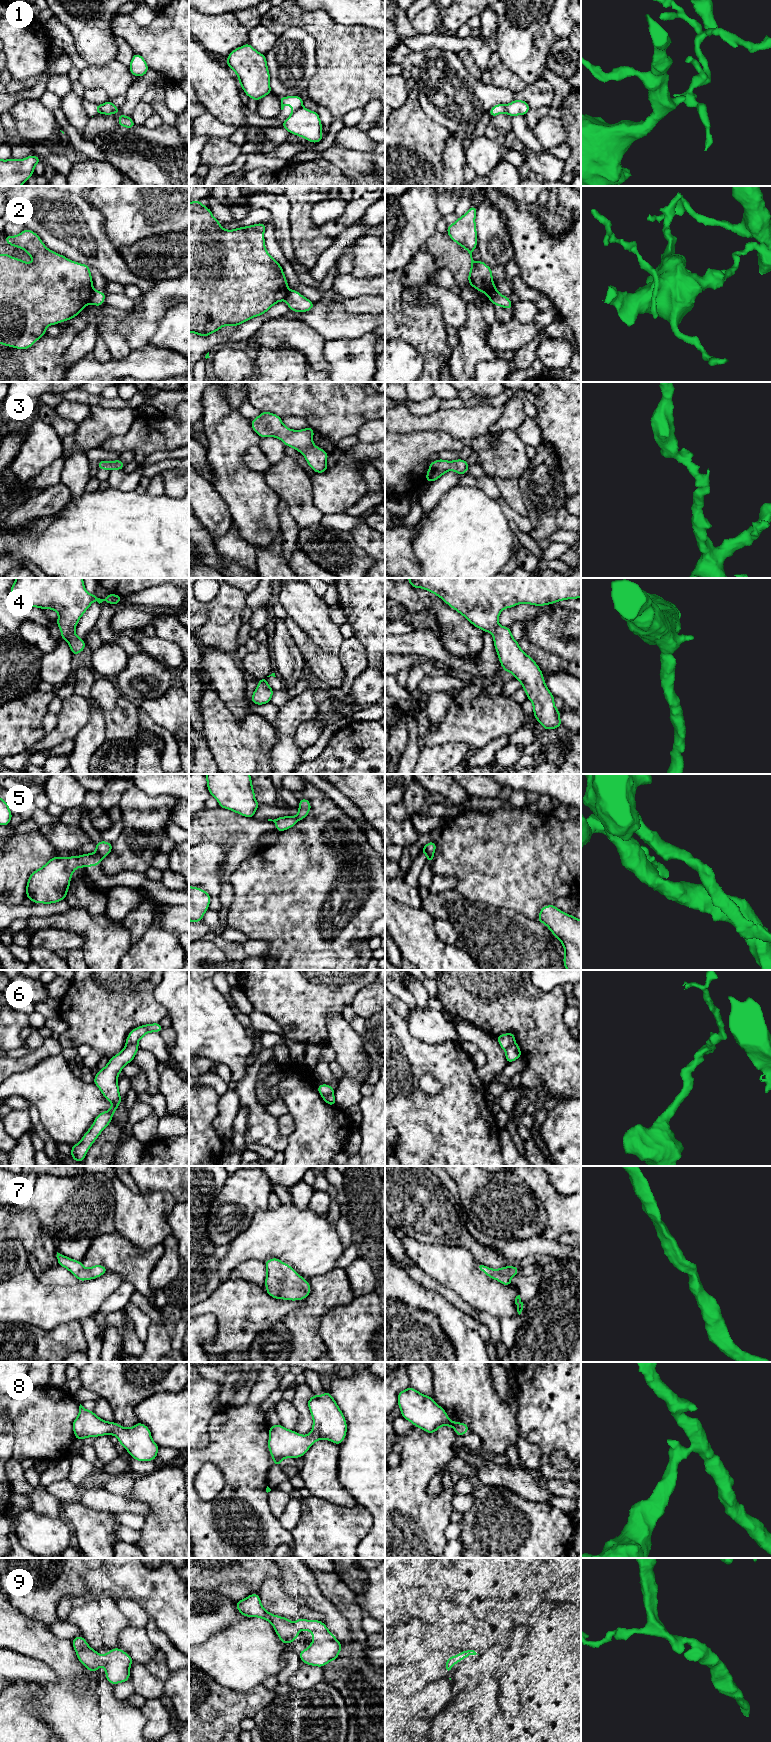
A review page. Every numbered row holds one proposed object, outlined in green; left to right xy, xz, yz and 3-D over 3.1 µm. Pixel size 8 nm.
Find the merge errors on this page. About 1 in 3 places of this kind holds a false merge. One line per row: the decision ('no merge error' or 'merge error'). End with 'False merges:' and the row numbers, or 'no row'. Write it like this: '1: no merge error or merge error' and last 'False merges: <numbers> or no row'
1: merge error
2: merge error
3: no merge error
4: no merge error
5: merge error
6: merge error
7: no merge error
8: no merge error
9: no merge error
False merges: 1, 2, 5, 6

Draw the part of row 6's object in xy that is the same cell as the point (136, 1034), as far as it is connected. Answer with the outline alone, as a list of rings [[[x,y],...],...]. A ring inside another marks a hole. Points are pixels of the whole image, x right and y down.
[[[160,1023],[145,1024],[134,1028],[130,1031],[126,1038],[125,1046],[128,1044],[138,1044],[139,1040],[144,1037],[147,1033],[156,1032],[160,1033],[163,1026]]]

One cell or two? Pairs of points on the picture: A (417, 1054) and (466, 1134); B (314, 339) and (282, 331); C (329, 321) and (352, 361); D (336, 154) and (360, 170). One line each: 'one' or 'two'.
A: one
B: one
C: two
D: one

